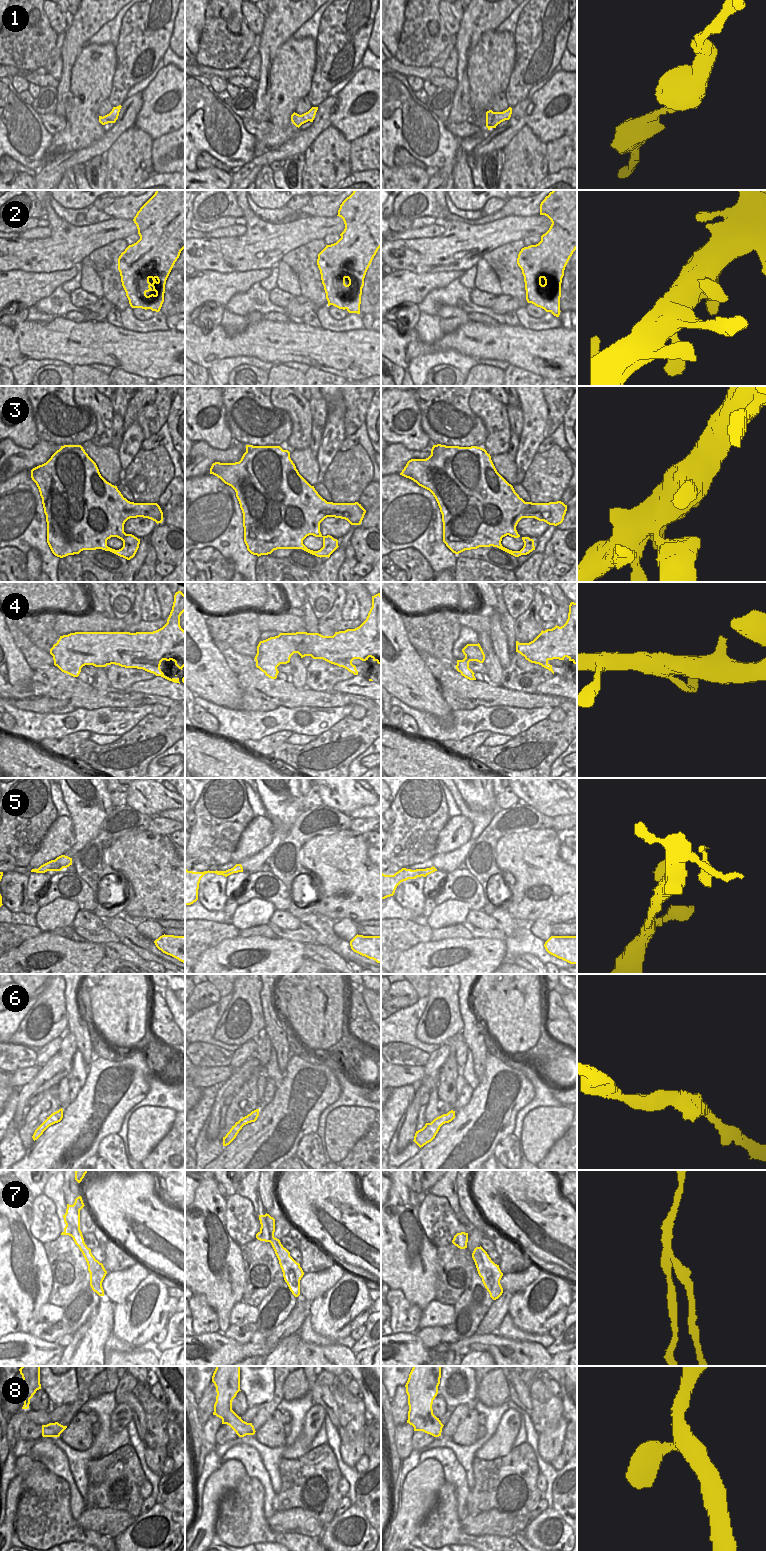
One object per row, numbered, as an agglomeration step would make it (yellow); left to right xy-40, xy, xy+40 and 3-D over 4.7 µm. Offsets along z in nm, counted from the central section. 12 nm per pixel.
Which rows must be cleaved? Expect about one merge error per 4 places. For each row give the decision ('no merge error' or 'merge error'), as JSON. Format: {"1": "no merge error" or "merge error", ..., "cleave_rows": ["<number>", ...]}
{"1": "no merge error", "2": "no merge error", "3": "no merge error", "4": "no merge error", "5": "no merge error", "6": "no merge error", "7": "merge error", "8": "no merge error", "cleave_rows": ["7"]}

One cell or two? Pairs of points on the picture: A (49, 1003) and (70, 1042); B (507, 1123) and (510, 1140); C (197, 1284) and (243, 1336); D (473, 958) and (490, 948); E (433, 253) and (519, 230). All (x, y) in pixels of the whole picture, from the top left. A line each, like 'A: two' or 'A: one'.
A: two
B: two
C: two
D: one
E: one

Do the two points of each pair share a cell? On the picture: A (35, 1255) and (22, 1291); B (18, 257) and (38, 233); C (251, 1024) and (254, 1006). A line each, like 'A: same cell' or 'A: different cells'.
A: same cell
B: different cells
C: same cell

